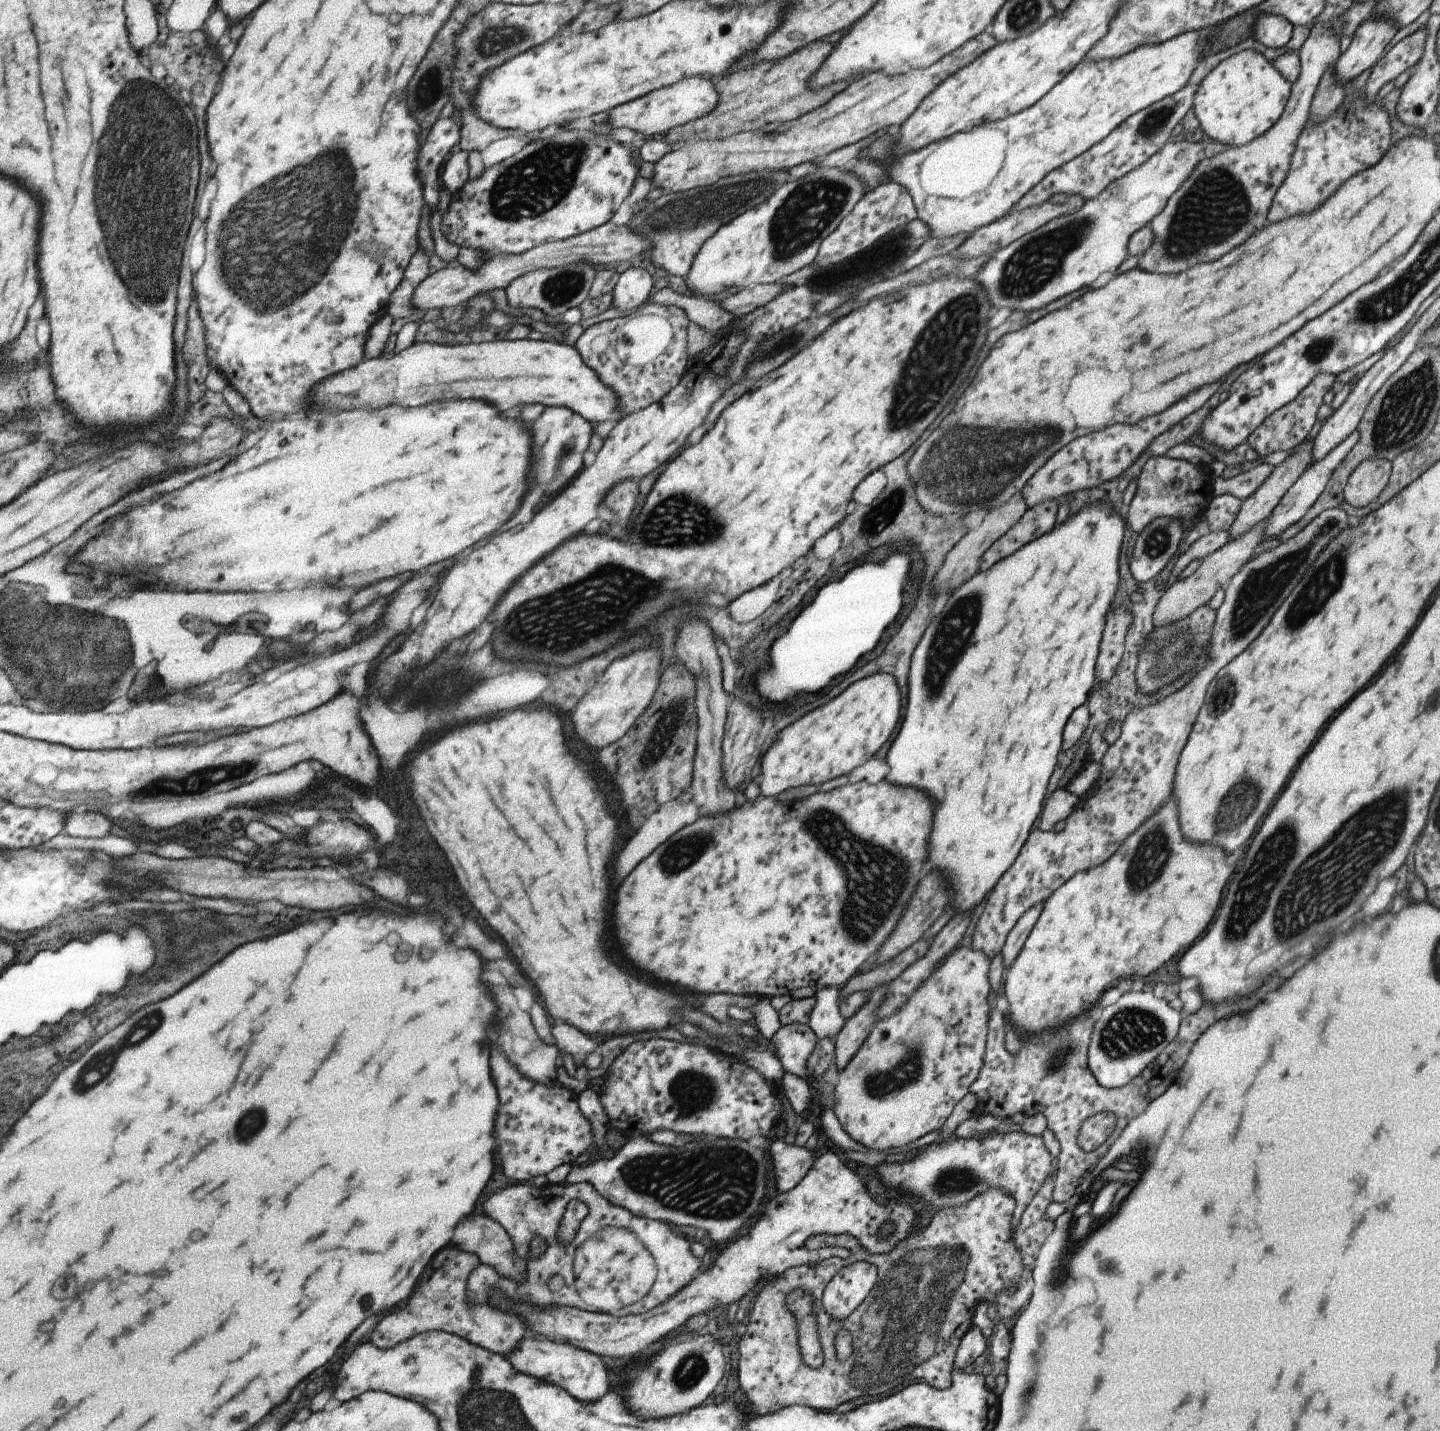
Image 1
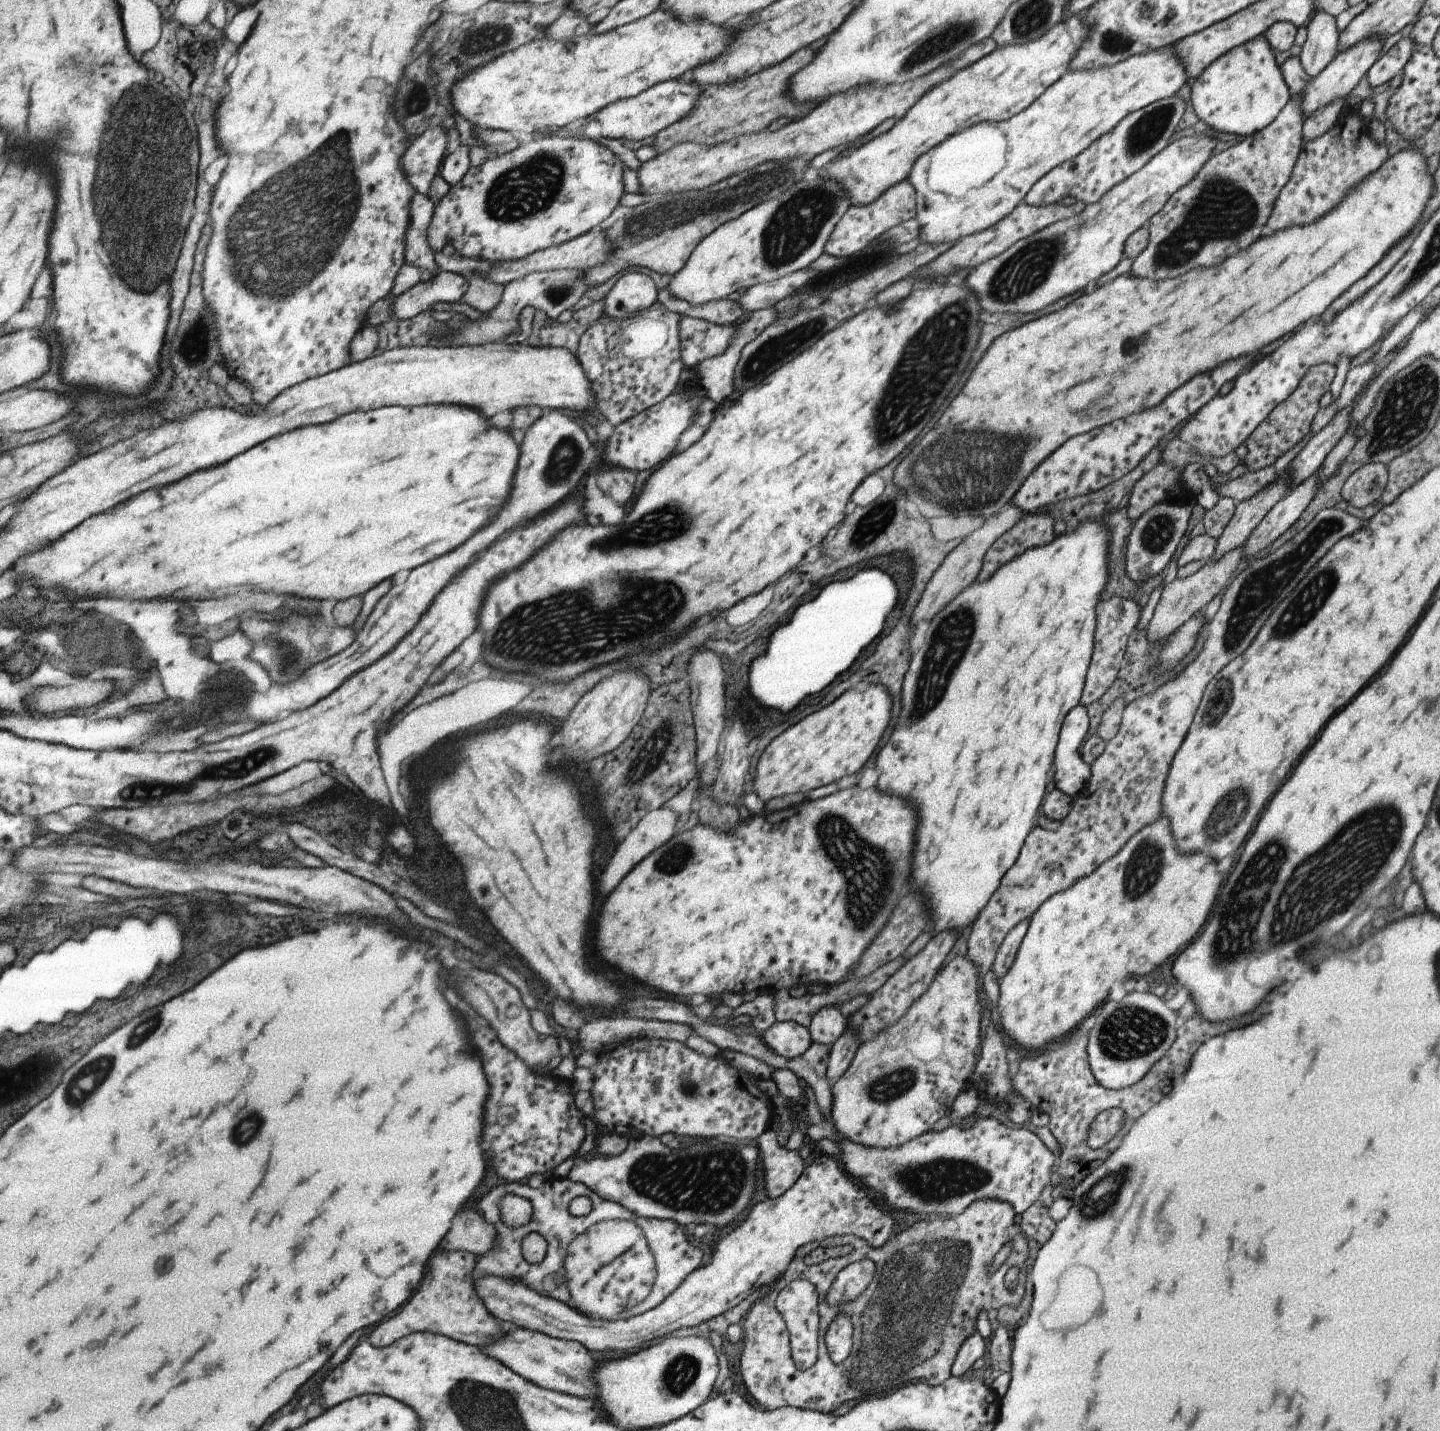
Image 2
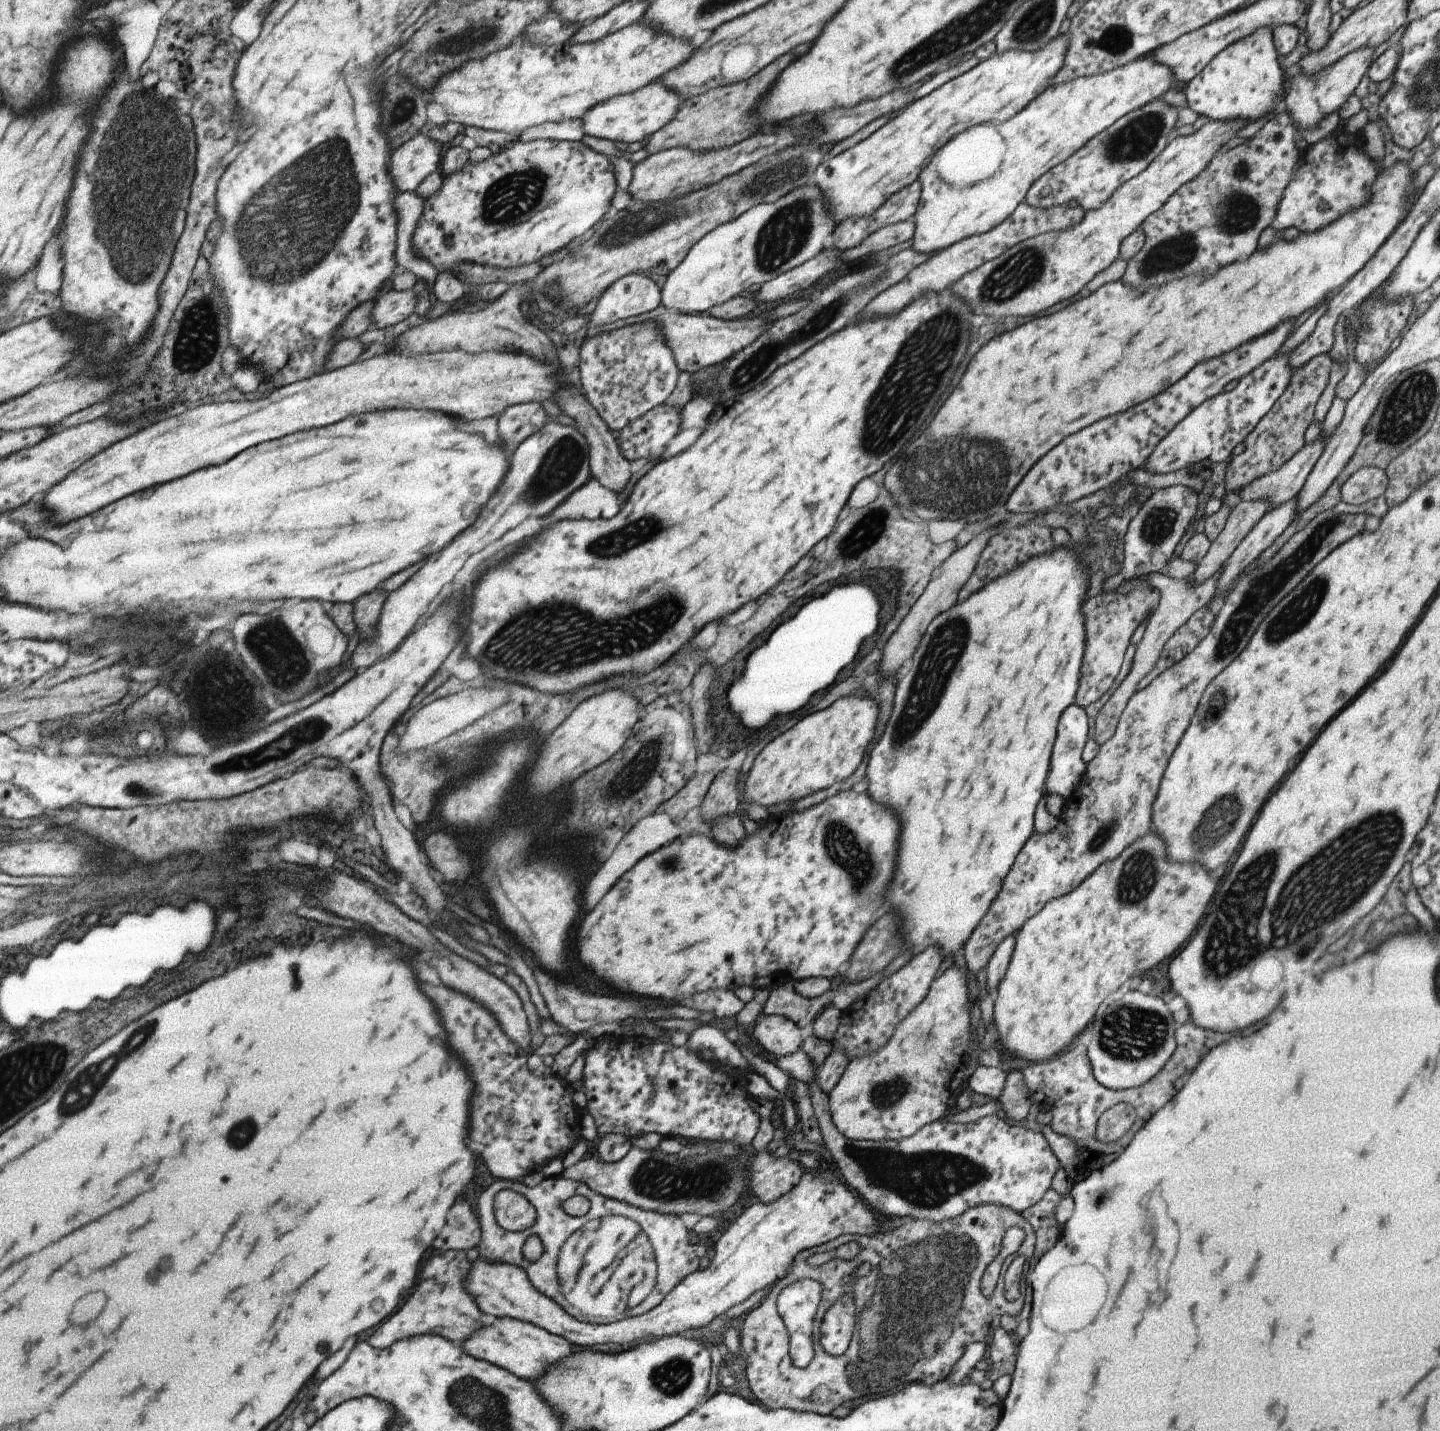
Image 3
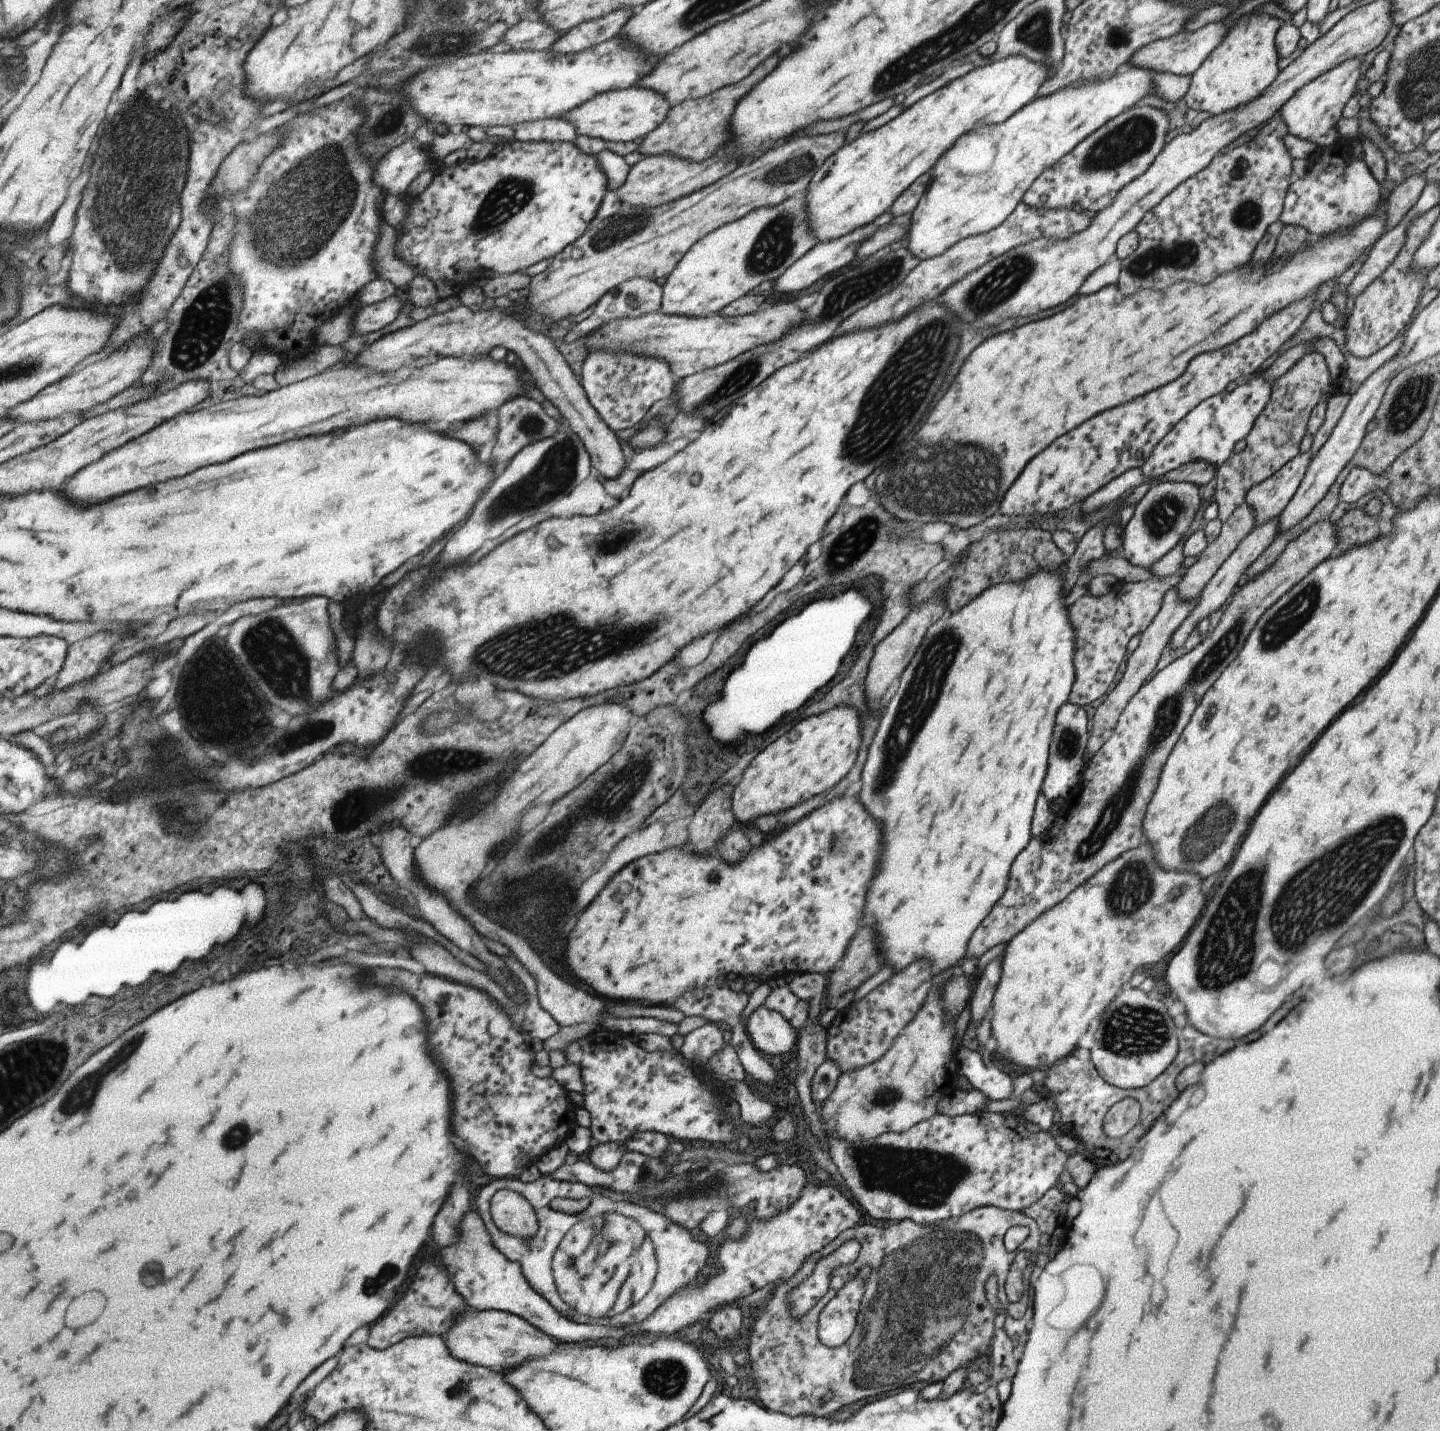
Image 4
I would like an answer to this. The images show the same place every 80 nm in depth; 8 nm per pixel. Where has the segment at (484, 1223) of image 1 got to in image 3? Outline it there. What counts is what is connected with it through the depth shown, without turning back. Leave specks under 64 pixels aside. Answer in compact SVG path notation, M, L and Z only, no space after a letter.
M459 1200L455 1208L451 1208L451 1216L447 1216L447 1232L439 1236L435 1242L437 1250L455 1250L467 1251L473 1247L479 1246L481 1242L481 1226L475 1220L469 1204L465 1200Z

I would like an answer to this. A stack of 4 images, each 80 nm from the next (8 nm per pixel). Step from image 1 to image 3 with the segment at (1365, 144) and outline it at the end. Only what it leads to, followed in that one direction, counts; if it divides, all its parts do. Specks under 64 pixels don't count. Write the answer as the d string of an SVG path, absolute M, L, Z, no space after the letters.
M1336 130L1315 144L1305 146L1269 226L1275 230L1293 226L1301 232L1315 232L1321 226L1337 220L1343 212L1363 206L1377 174L1375 162L1363 150L1360 133L1357 135Z

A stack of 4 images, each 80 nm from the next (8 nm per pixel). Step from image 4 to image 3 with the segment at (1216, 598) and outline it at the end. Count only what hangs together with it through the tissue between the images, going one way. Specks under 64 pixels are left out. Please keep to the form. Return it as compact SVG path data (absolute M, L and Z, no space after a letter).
M1297 496L1291 500L1271 507L1269 511L1249 530L1249 533L1237 544L1237 548L1231 552L1227 561L1222 565L1223 570L1217 578L1216 594L1224 594L1231 588L1243 568L1257 559L1263 550L1266 550L1281 532L1289 526L1289 522L1295 518L1297 510Z

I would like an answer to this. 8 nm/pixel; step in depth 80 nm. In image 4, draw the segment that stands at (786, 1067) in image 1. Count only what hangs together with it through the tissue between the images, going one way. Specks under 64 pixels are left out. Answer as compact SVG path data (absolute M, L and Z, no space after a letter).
M764 1005L755 1008L749 1018L746 1019L745 1028L753 1047L761 1054L778 1055L794 1050L797 1042L798 1030L795 1030L779 1012L774 1012L765 1008Z

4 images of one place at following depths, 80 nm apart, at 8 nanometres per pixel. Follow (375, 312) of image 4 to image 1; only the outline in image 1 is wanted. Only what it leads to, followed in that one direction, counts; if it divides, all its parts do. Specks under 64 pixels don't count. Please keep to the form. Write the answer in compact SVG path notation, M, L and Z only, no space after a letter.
M605 222L602 226L590 229L585 233L567 238L533 246L521 254L503 254L486 258L475 270L467 270L460 265L447 265L441 270L431 274L429 278L419 284L415 290L411 304L424 313L430 309L441 309L442 307L454 307L469 301L473 296L486 291L505 289L515 278L532 272L536 269L556 268L571 262L587 262L589 267L597 269L613 264L631 260L637 255L647 254L651 250L653 242L645 236L639 236L629 226L617 226L611 222Z

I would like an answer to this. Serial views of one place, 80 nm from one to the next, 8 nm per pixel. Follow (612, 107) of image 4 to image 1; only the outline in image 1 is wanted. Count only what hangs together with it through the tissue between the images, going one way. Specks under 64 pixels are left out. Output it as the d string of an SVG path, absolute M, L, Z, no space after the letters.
M695 76L683 78L671 86L653 90L643 97L611 108L607 116L611 129L629 128L636 133L636 136L650 139L660 137L677 126L689 124L695 118L707 116L717 108L717 104L719 104L719 94L715 90L713 81L706 76Z

